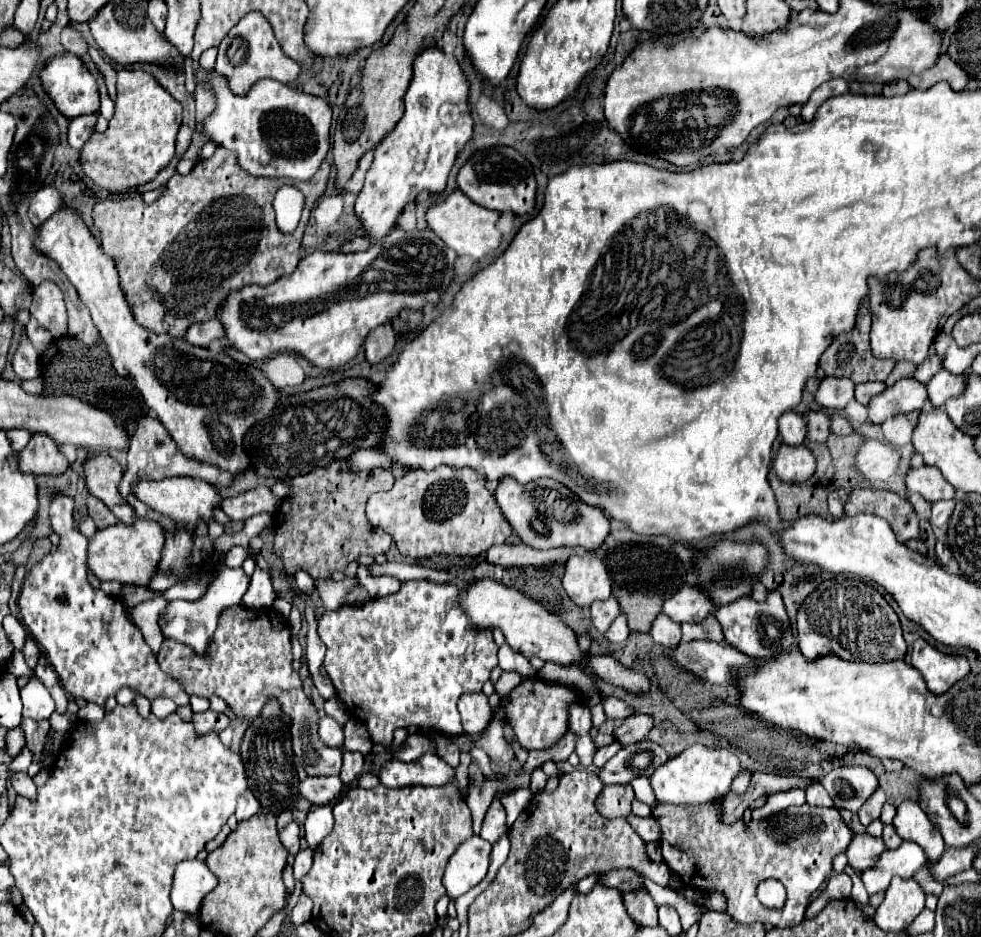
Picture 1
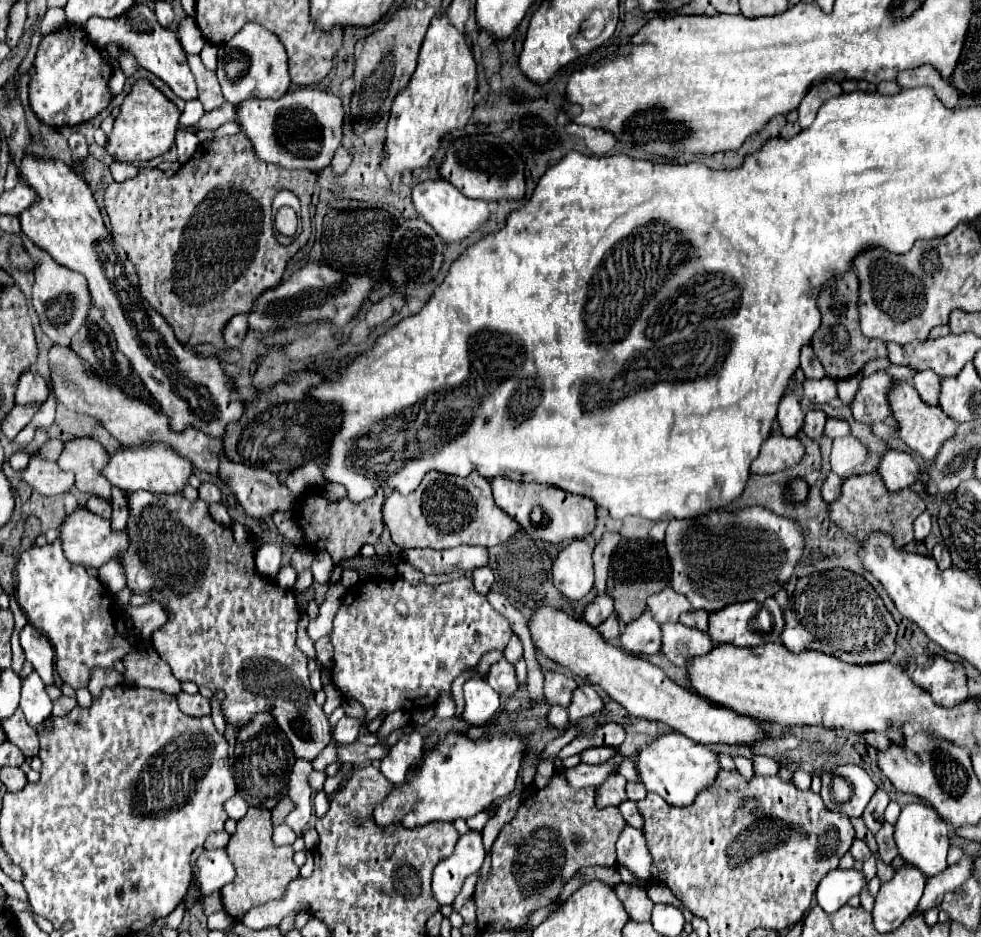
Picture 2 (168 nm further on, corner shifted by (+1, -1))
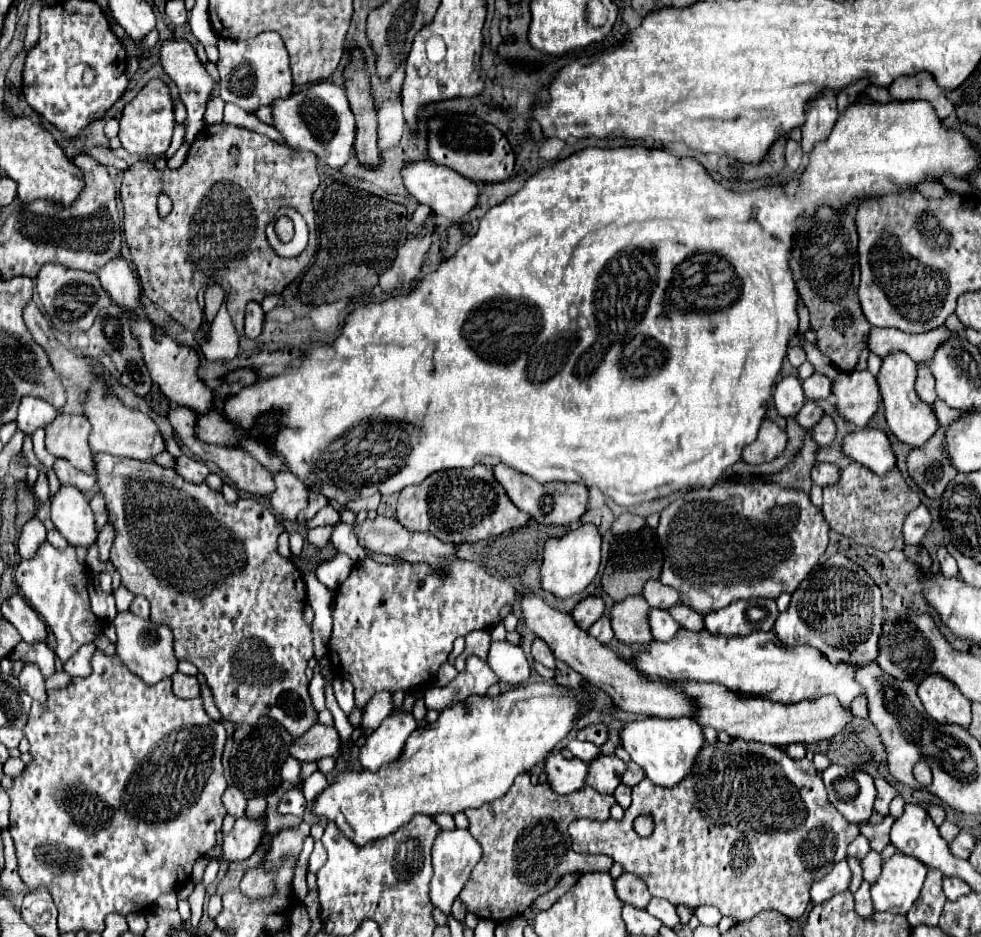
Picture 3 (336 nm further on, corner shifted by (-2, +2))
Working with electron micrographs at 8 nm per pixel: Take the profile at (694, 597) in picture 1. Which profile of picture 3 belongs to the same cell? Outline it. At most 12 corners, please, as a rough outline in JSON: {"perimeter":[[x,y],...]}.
{"perimeter":[[647,581],[641,595],[651,607],[669,609],[679,593],[661,581]]}

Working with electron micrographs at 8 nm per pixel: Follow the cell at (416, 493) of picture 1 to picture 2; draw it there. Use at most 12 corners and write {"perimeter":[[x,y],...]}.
{"perimeter":[[432,470],[382,520],[404,550],[492,548],[518,524],[478,472]]}

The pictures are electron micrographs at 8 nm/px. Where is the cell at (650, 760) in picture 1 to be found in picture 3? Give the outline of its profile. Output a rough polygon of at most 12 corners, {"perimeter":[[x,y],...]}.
{"perimeter":[[561,753],[545,759],[547,783],[561,795],[585,787],[587,763]]}

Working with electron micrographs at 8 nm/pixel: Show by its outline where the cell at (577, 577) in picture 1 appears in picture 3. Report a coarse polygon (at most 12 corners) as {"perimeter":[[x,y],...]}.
{"perimeter":[[593,523],[549,537],[541,585],[581,593],[597,575],[601,535]]}

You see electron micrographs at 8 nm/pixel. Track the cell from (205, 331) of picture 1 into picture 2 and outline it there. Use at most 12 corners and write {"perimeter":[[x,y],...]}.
{"perimeter":[[238,314],[224,326],[222,338],[228,348],[242,342],[244,314]]}

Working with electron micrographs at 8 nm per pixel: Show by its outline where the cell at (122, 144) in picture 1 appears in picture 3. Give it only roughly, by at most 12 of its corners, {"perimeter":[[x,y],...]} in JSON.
{"perimeter":[[149,81],[123,109],[123,149],[163,157],[175,129],[169,87]]}

